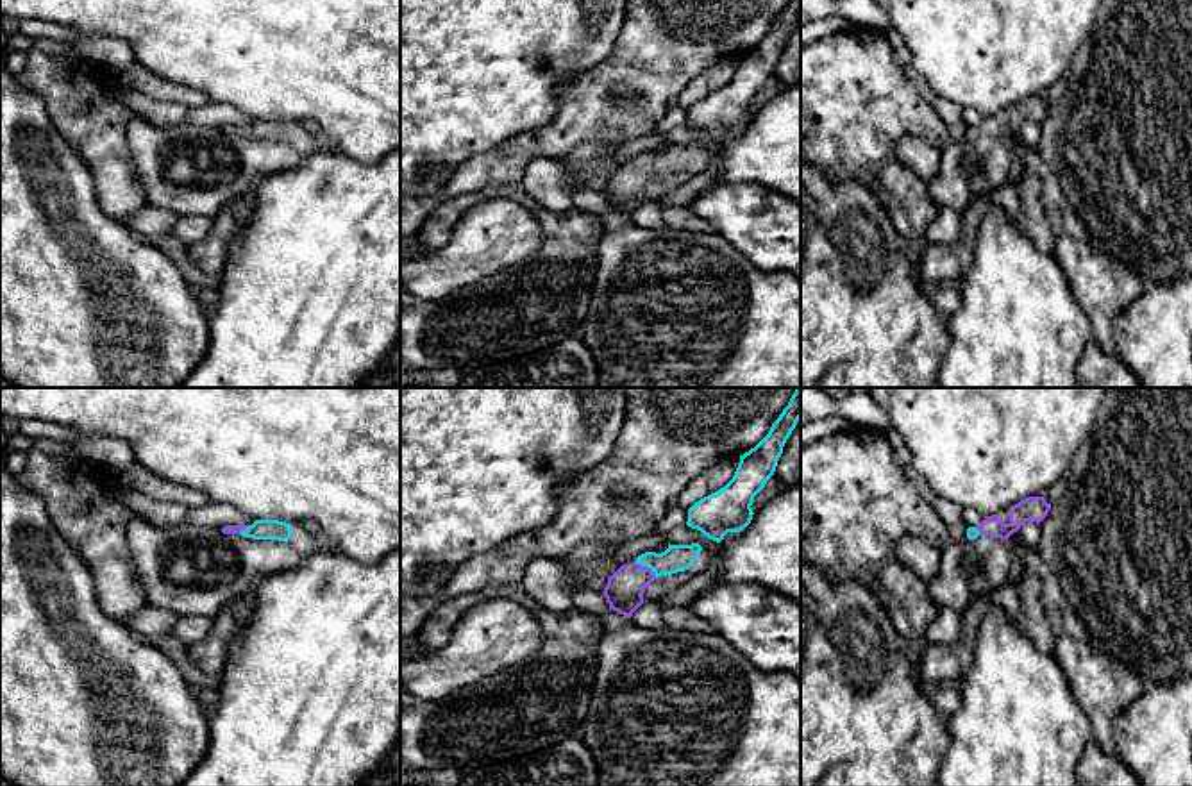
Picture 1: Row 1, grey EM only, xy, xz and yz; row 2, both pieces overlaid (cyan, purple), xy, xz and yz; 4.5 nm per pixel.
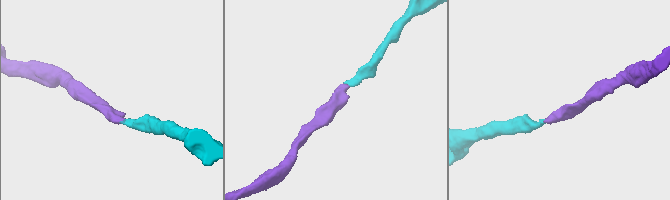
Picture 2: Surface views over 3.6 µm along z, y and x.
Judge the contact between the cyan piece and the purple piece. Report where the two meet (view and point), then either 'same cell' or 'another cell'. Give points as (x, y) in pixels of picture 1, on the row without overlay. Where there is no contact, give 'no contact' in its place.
meets cyan in xz at (646, 165); same cell

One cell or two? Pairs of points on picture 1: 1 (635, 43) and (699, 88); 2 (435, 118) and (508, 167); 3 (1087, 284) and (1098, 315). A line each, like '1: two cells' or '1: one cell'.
1: two cells
2: two cells
3: one cell

